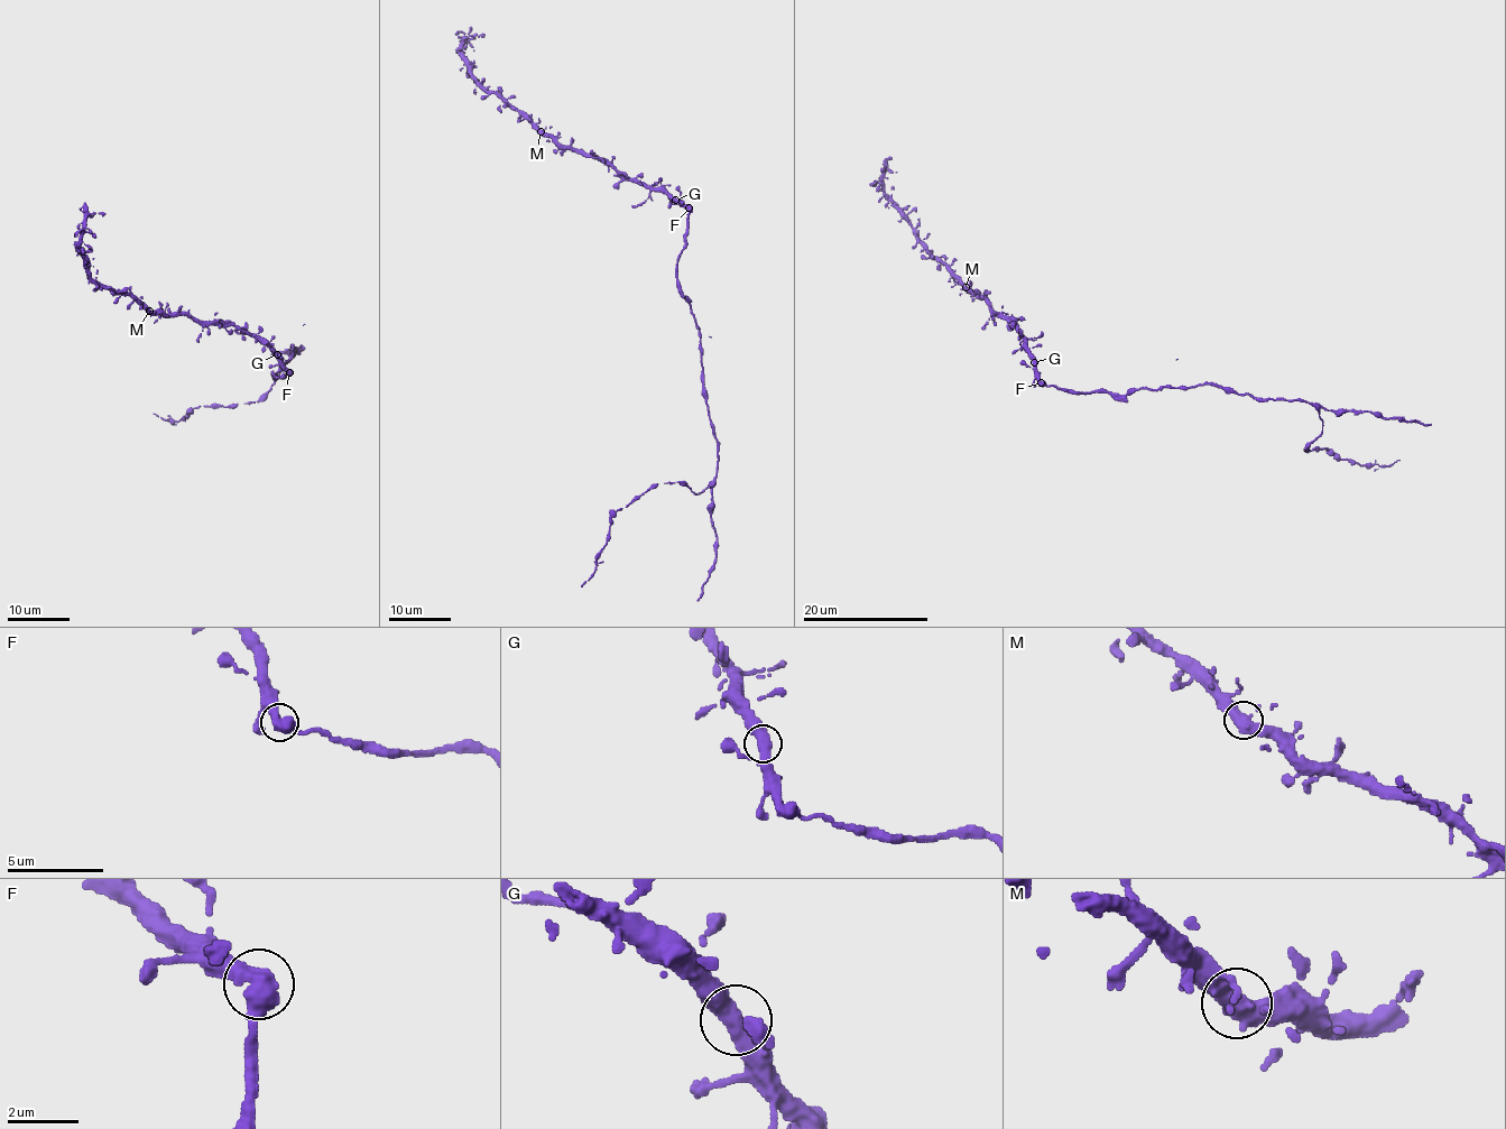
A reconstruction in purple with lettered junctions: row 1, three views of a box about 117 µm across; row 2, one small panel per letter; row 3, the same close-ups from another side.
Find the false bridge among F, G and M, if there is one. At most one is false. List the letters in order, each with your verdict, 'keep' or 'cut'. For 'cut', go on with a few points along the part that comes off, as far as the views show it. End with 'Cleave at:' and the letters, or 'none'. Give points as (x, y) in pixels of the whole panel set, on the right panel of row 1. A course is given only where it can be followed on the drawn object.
F: cut; foreign part runs (1041, 382), (1126, 396), (1199, 385), (1303, 399), (1322, 420), (1305, 450), (1323, 447), (1361, 464), (1398, 460)
G: keep
M: keep
Cleave at: F

